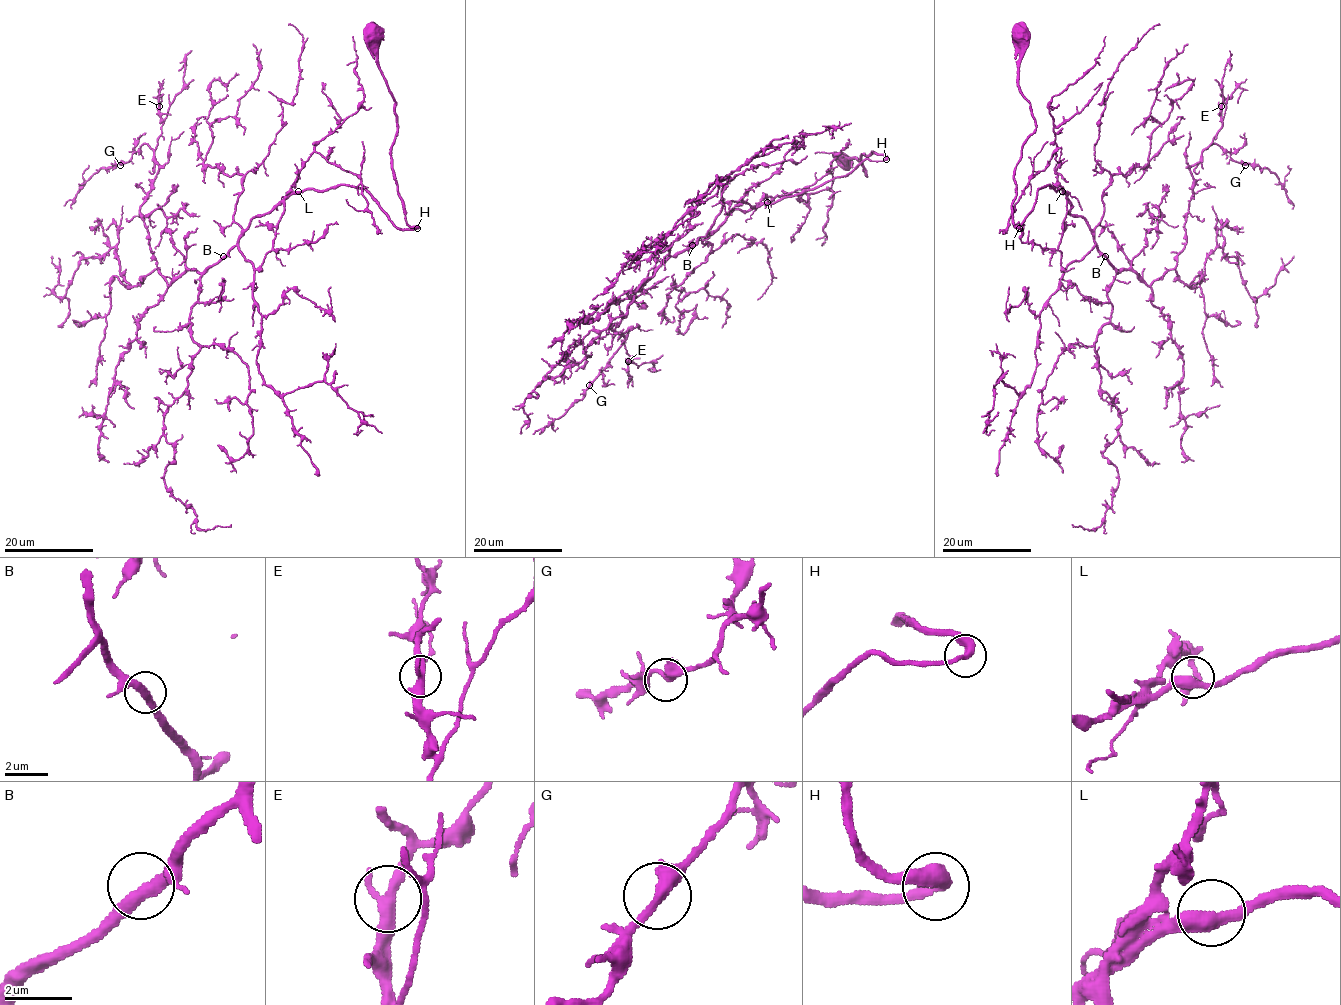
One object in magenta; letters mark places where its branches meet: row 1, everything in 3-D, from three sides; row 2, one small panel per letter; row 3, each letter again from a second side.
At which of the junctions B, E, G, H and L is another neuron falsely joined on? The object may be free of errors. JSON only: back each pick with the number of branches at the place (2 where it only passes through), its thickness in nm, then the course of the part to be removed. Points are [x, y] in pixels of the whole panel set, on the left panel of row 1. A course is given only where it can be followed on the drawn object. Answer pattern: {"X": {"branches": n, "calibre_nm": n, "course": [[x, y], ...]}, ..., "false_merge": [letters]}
{"false_merge": []}

